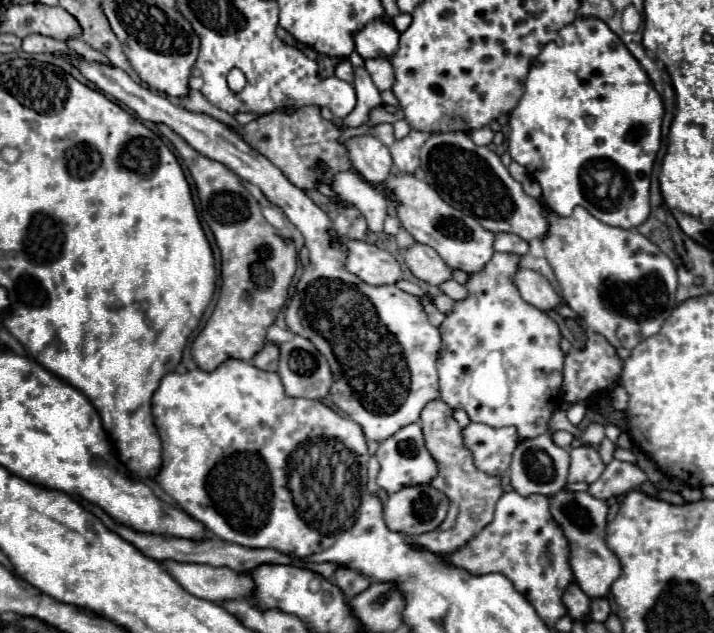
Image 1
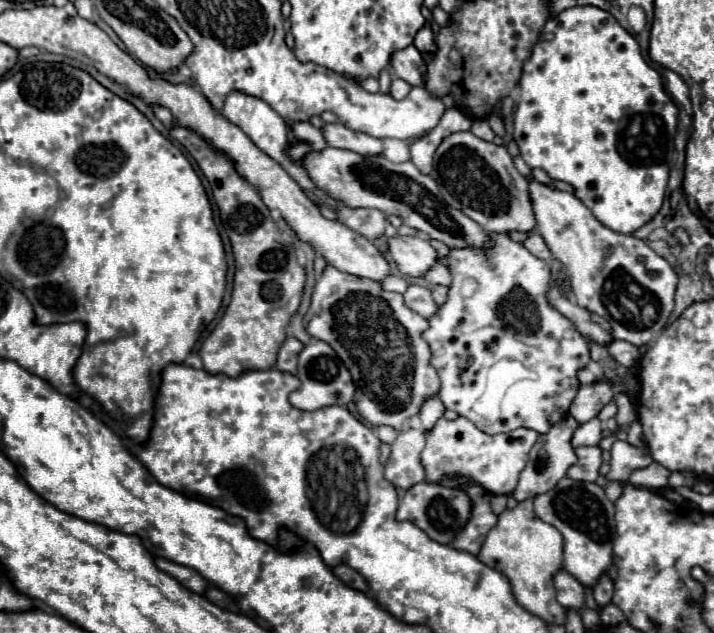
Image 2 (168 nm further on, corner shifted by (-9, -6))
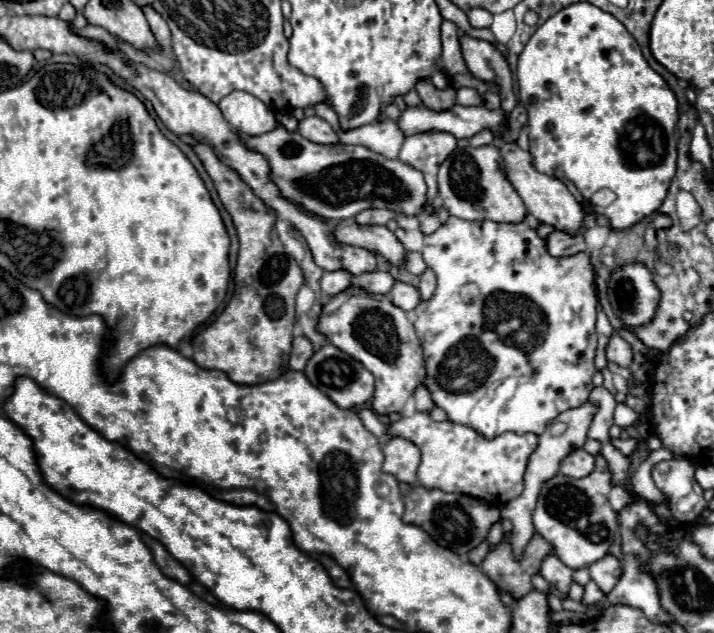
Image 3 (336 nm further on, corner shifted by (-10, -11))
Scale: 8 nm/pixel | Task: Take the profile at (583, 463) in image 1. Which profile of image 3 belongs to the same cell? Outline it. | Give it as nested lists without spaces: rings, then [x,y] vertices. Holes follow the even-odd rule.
[[[574,447],[560,463],[560,473],[568,477],[586,477],[594,469],[594,457],[582,447]]]

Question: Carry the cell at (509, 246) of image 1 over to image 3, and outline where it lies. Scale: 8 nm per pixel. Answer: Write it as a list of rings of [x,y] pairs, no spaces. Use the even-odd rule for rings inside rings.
[[[584,227],[574,235],[564,233],[564,231],[554,231],[548,237],[548,251],[554,257],[566,257],[566,255],[576,255],[578,251],[586,251],[586,241],[584,241]]]

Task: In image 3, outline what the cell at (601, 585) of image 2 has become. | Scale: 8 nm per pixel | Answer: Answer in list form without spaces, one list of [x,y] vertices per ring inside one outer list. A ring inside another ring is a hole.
[[[604,555],[602,559],[594,561],[588,569],[590,569],[590,577],[596,579],[596,583],[600,583],[600,587],[604,587],[604,591],[608,593],[614,589],[614,585],[622,575],[622,563],[614,555]]]

